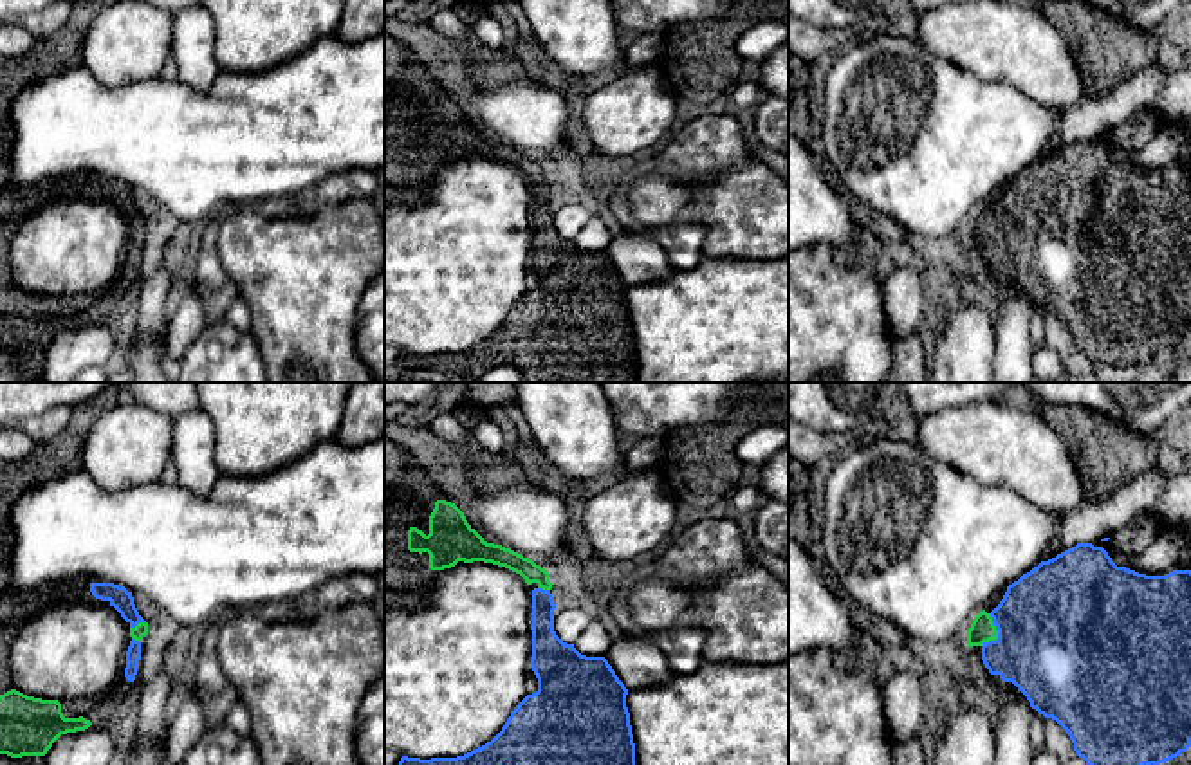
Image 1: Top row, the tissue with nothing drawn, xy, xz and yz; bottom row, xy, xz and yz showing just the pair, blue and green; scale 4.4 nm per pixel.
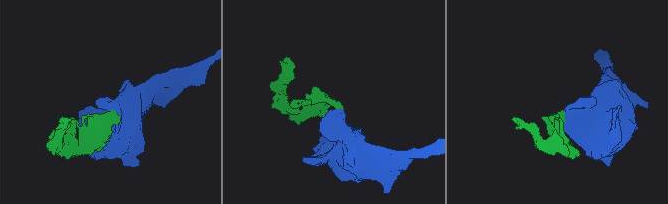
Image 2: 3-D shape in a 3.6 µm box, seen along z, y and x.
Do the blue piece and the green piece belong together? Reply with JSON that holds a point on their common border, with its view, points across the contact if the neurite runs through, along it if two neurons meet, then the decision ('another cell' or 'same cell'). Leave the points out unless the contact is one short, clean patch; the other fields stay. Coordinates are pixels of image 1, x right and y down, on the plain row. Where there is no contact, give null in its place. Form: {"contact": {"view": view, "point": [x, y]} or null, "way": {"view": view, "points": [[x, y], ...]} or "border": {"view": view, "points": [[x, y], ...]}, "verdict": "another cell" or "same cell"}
{"contact": {"view": "yz", "point": [998, 230]}, "way": {"view": "yz", "points": [[1054, 224], [998, 230], [982, 226]]}, "verdict": "same cell"}

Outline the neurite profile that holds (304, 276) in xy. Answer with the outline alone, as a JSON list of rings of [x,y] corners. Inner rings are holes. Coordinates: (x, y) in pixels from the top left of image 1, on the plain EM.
[[[357,198],[300,217],[265,217],[253,206],[218,215],[217,249],[224,271],[251,310],[251,334],[267,382],[375,382],[355,345],[355,318],[370,281],[384,269],[384,206]]]

